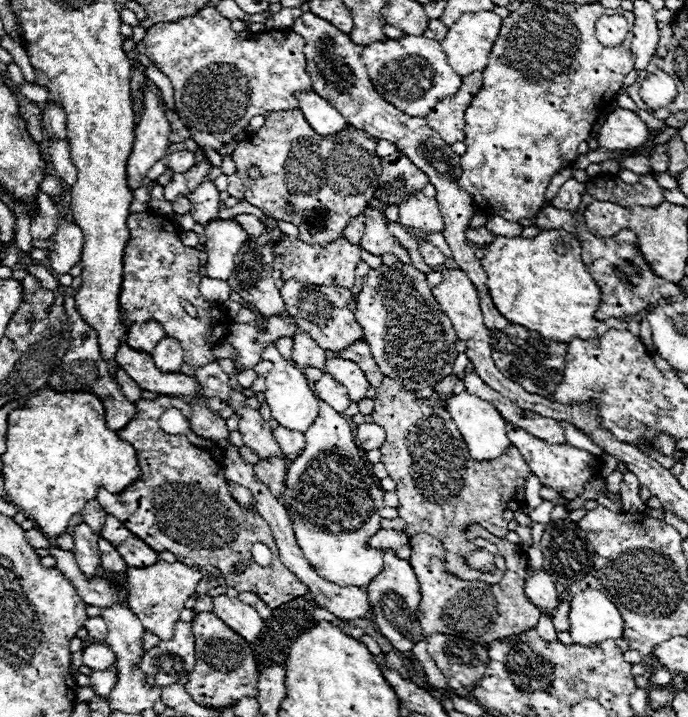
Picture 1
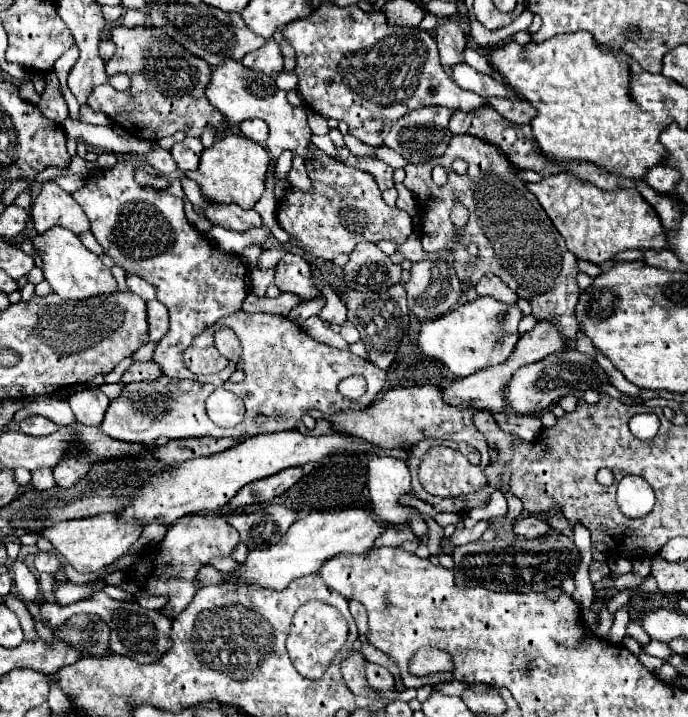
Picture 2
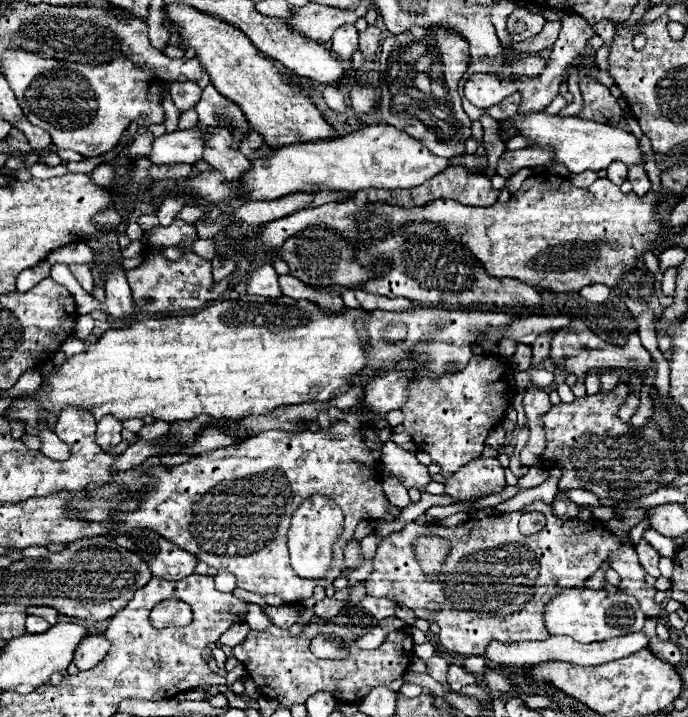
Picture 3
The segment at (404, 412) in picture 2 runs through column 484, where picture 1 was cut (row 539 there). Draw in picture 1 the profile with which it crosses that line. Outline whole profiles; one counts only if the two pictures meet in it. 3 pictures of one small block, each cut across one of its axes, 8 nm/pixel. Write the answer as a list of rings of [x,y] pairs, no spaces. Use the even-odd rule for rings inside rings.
[[[384,378],[382,386],[376,388],[372,420],[386,428],[386,442],[380,448],[382,464],[386,466],[388,476],[398,484],[398,516],[408,522],[404,532],[408,536],[418,532],[438,536],[438,540],[446,544],[448,572],[460,576],[456,570],[456,545],[478,549],[460,530],[476,522],[494,536],[508,534],[508,522],[502,518],[502,512],[506,508],[516,512],[526,506],[522,498],[524,480],[530,474],[526,460],[514,446],[494,460],[474,460],[442,404],[436,404],[434,400],[416,400],[414,392],[404,390],[390,378]]]

